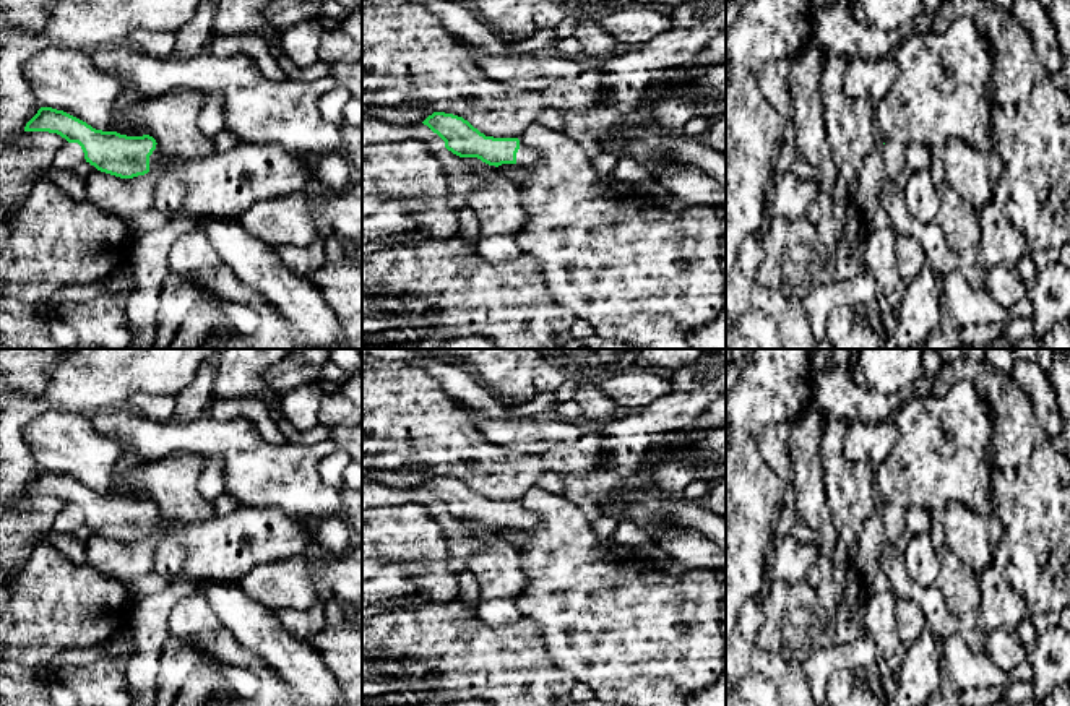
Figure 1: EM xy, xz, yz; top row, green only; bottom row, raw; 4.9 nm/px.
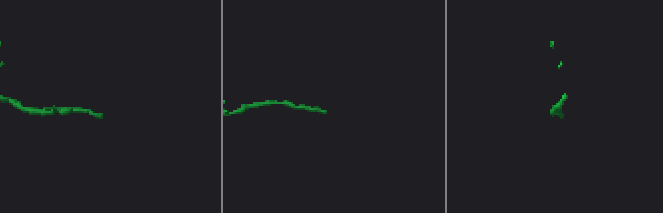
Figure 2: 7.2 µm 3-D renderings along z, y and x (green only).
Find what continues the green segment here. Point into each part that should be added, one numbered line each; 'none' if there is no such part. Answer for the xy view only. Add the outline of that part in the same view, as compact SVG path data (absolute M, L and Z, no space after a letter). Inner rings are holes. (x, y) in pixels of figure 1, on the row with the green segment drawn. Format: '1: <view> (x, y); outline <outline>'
1: xy (226, 184); outline M248 143L203 159L167 157L156 144L149 169L182 177L187 190L182 206L185 213L229 219L239 219L261 200L307 192L315 177L315 167L304 153Z

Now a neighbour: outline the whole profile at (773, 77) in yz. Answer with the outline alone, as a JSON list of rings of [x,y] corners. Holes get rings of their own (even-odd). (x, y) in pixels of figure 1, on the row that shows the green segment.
[[[773,58],[758,71],[758,86],[768,102],[787,120],[792,120],[794,107],[787,91],[787,75],[792,58]]]

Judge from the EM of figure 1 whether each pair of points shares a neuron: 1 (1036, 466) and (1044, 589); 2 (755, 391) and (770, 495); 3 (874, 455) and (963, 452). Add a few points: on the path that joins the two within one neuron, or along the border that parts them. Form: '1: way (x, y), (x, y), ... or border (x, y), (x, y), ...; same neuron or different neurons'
1: way (1036, 497), (1035, 559); same neuron
2: way (746, 417), (746, 469); same neuron
3: border (893, 419), (898, 439), (875, 469); different neurons

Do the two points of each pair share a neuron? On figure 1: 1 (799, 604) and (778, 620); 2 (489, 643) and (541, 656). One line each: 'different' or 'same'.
1: same
2: same

